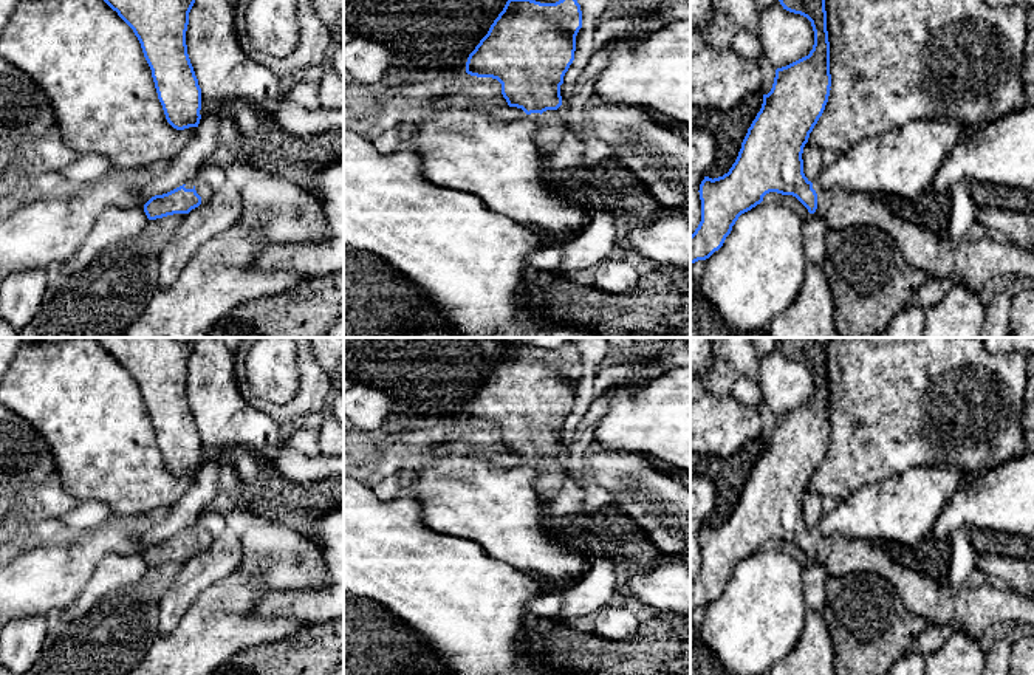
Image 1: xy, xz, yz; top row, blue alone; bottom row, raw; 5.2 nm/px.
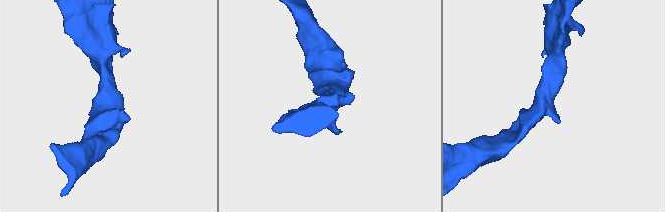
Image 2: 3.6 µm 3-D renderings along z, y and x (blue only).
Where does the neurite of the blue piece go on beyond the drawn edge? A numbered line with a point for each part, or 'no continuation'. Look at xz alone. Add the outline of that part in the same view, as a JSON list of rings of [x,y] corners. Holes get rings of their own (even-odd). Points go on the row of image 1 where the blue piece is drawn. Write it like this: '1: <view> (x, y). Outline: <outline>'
1: xz (547, 138). Outline: [[[546,110],[542,115],[531,113],[526,115],[526,118],[543,122],[543,125],[534,133],[534,142],[540,153],[550,158],[556,152],[563,133],[568,130],[567,122],[557,115],[557,110]]]

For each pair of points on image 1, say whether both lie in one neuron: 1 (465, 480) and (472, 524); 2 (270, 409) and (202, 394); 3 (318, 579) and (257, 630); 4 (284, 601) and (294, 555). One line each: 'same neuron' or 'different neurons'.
1: same neuron
2: different neurons
3: same neuron
4: different neurons

